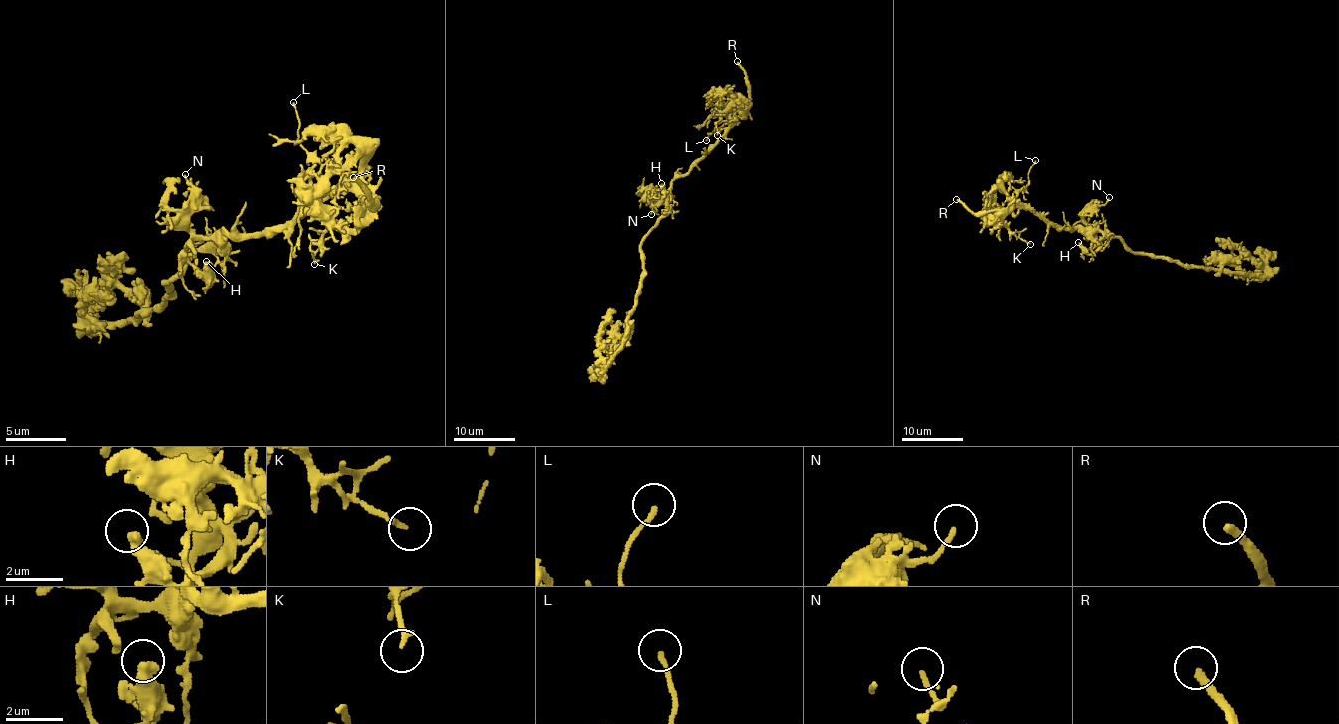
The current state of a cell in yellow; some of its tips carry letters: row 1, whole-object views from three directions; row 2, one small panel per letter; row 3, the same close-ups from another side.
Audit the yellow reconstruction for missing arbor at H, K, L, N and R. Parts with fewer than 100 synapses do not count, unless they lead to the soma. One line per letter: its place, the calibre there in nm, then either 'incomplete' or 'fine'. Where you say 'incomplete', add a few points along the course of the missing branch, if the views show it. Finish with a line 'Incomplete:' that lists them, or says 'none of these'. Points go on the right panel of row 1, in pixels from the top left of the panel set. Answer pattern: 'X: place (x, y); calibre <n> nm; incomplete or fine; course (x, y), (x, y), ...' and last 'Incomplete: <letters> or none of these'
H: place (1078, 242); calibre 440 nm; fine
K: place (1030, 244); calibre 180 nm; fine
L: place (1035, 160); calibre 170 nm; fine
N: place (1109, 197); calibre 160 nm; fine
R: place (956, 199); calibre 280 nm; incomplete
Incomplete: R

